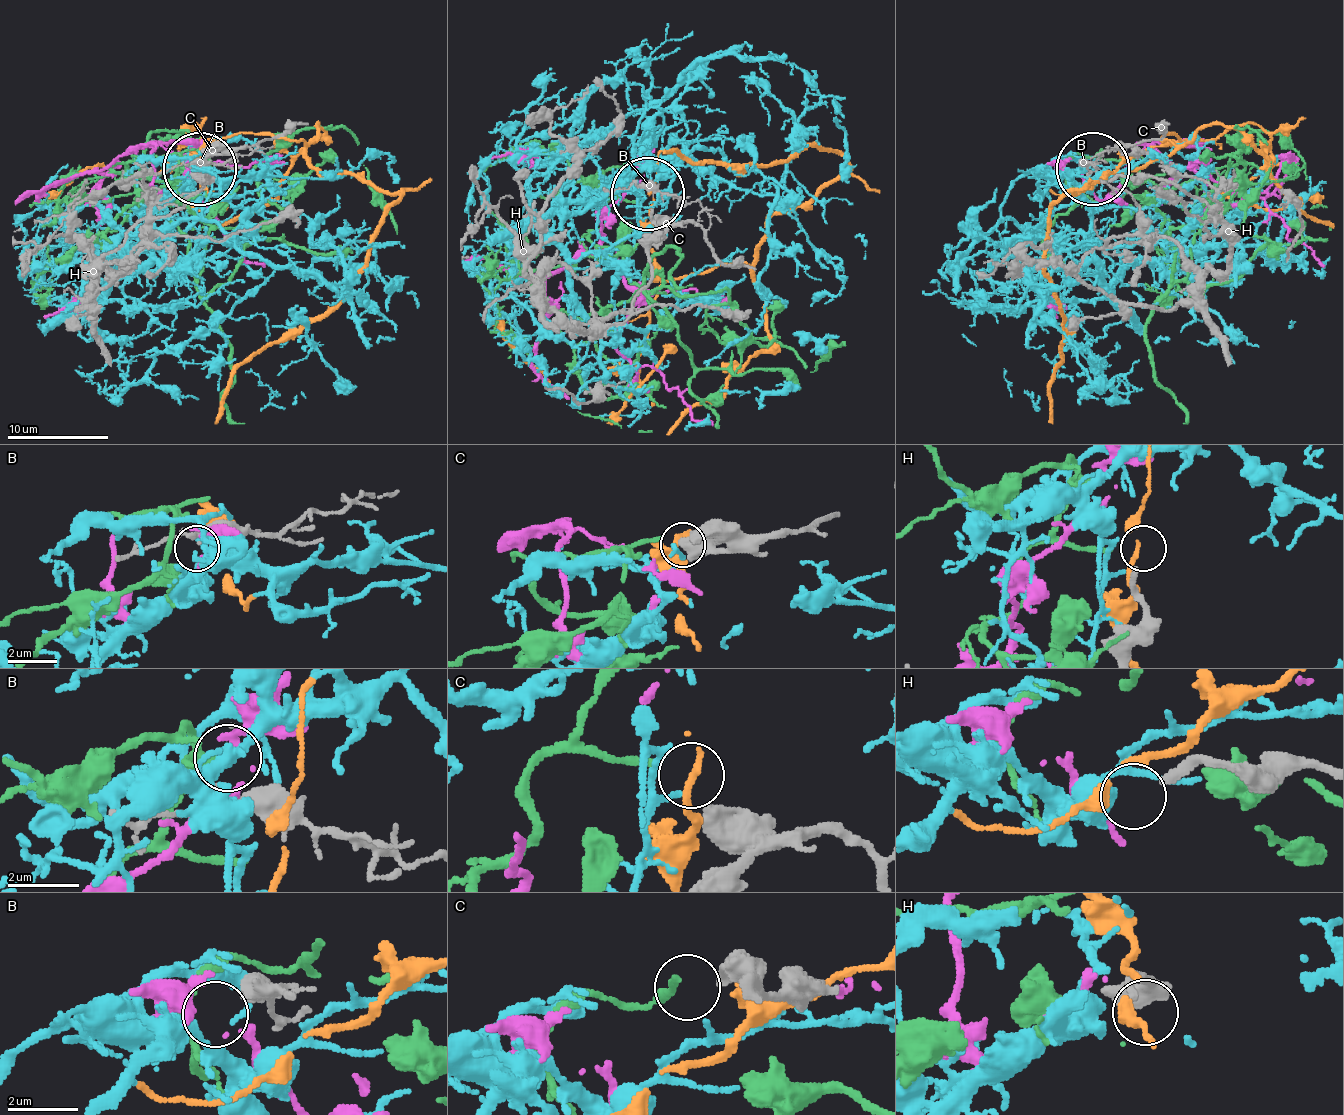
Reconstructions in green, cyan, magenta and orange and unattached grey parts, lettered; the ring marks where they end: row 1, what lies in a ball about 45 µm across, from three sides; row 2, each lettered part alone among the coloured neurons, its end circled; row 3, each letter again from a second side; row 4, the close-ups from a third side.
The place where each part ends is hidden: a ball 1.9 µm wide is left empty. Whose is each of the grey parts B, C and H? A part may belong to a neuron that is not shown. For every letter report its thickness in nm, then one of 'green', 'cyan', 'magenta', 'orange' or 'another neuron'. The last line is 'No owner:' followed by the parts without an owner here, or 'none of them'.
B: 40 nm | cyan
C: 440 nm | green
H: 240 nm | another neuron
No owner: H

